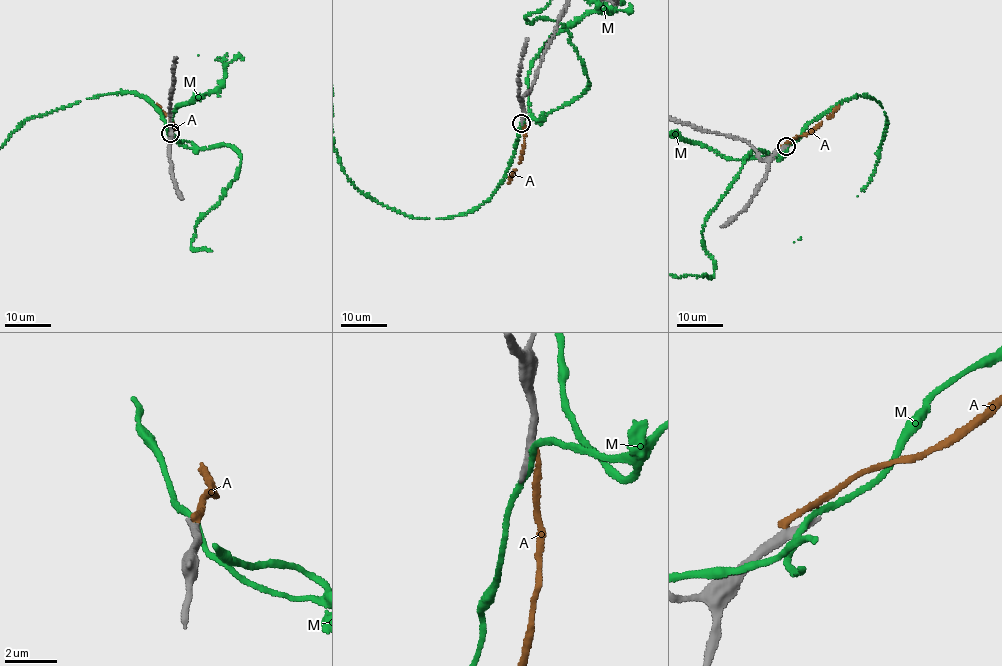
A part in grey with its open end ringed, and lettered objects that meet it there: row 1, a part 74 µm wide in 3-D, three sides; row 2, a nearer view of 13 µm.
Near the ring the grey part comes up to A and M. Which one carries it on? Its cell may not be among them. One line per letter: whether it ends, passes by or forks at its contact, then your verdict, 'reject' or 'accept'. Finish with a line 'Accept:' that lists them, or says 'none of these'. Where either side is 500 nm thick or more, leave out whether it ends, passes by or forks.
A: it ends there; reject
M: it passes by; reject
Accept: none of these

